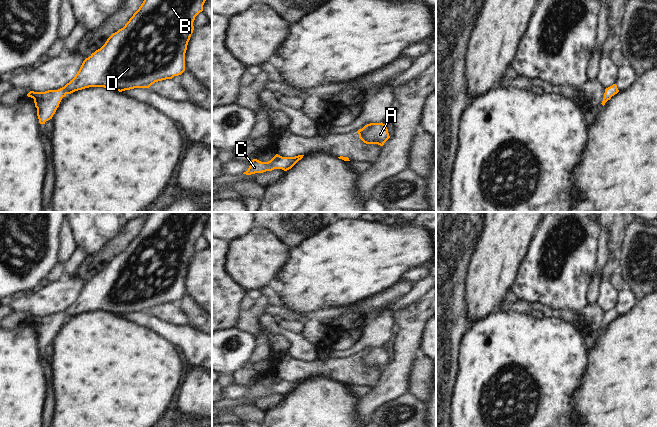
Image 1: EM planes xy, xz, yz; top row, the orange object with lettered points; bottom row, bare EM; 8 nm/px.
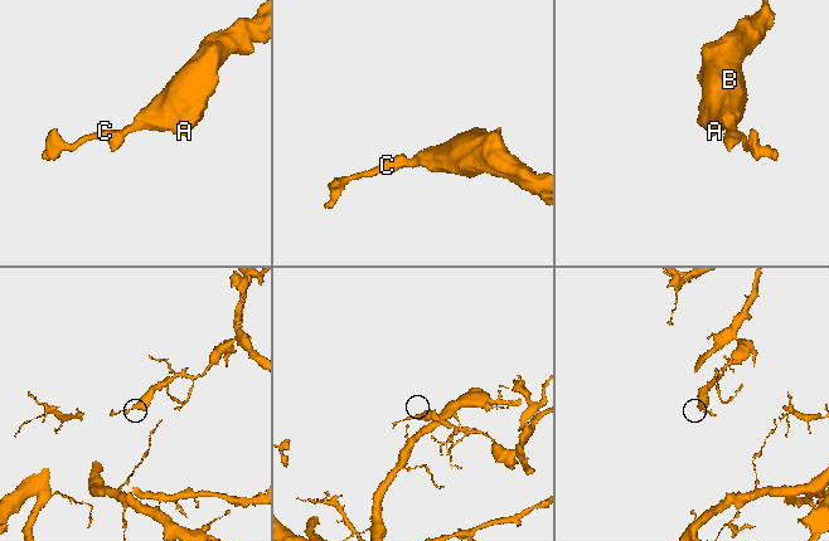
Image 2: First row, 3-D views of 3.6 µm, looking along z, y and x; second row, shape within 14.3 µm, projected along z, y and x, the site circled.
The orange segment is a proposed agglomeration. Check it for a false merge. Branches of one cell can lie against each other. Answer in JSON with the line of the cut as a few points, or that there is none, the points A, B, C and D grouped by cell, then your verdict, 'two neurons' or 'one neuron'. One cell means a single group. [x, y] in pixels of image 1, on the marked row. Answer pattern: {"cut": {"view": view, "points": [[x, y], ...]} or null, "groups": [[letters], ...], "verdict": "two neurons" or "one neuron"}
{"cut": null, "groups": [["A", "B", "C", "D"]], "verdict": "one neuron"}

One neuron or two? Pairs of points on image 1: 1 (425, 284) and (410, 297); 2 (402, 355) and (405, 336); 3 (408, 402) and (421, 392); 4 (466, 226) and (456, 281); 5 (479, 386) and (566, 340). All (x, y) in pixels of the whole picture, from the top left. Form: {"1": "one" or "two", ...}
{"1": "one", "2": "one", "3": "two", "4": "one", "5": "one"}

